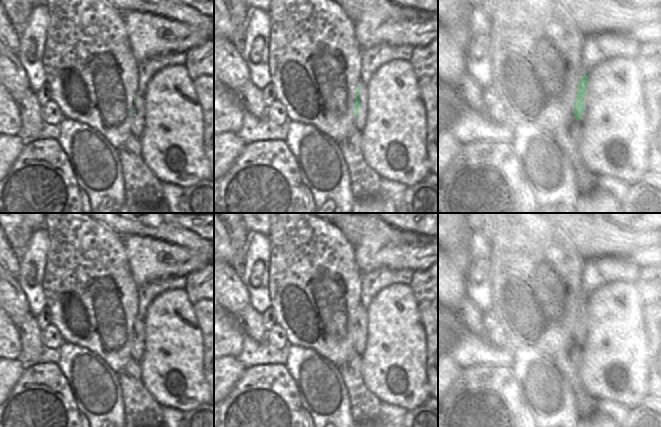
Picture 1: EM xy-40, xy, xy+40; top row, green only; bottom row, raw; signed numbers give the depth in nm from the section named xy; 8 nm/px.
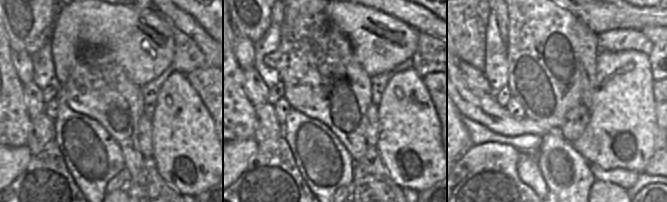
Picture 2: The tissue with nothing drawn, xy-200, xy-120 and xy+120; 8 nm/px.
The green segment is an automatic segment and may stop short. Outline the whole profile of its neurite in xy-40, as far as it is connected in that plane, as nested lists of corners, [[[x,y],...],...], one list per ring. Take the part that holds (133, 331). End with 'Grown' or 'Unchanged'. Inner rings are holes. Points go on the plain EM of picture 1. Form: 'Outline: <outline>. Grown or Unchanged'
Outline: [[[135,317],[134,330],[132,332],[132,351],[131,358],[140,361],[144,353],[144,318]]]. Grown.

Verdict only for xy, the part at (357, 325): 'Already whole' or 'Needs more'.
Needs more.

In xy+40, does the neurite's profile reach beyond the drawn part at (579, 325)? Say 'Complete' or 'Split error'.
Split error.

